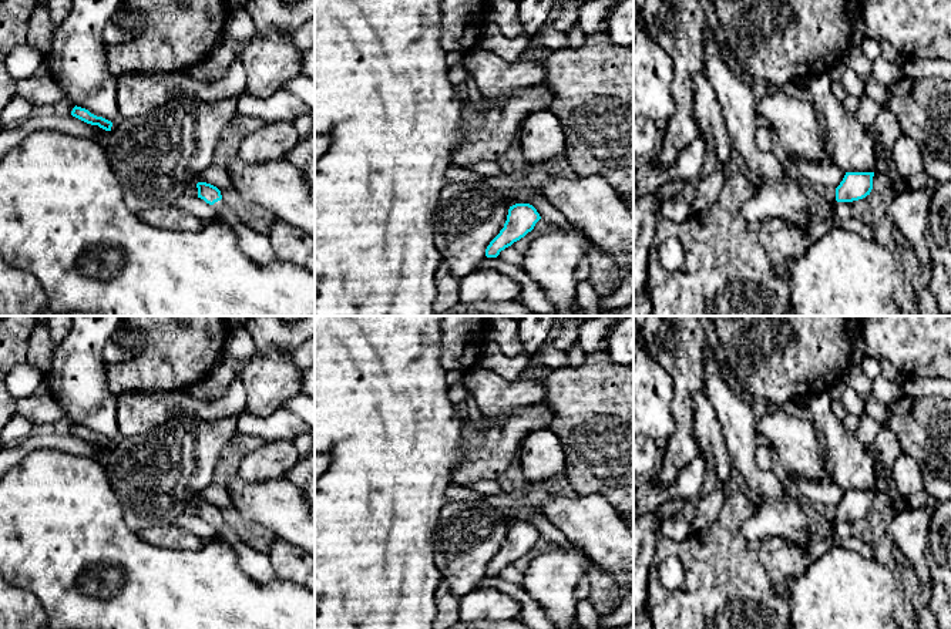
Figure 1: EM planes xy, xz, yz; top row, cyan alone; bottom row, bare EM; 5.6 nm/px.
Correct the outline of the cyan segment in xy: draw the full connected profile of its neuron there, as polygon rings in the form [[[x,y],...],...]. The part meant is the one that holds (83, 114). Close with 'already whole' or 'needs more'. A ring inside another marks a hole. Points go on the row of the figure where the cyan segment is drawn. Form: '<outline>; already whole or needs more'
[[[74,107],[71,111],[71,115],[87,122],[91,125],[98,125],[100,128],[105,130],[105,131],[111,131],[112,122],[103,118],[103,117],[97,117],[94,114],[91,114],[88,110],[81,108],[81,107]]]; already whole

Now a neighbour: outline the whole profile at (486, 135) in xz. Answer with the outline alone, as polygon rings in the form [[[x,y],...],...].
[[[542,83],[515,90],[503,107],[485,97],[484,111],[478,112],[470,101],[461,107],[463,141],[453,152],[453,164],[470,168],[478,161],[500,161],[517,141],[524,118],[535,111],[548,110],[552,91]]]

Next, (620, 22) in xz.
[[[634,0],[618,1],[604,20],[604,30],[616,44],[634,47]]]

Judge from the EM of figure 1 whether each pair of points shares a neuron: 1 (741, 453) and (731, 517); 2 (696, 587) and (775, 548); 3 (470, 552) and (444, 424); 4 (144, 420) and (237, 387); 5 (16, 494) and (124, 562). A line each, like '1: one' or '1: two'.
1: two
2: one
3: two
4: one
5: one

